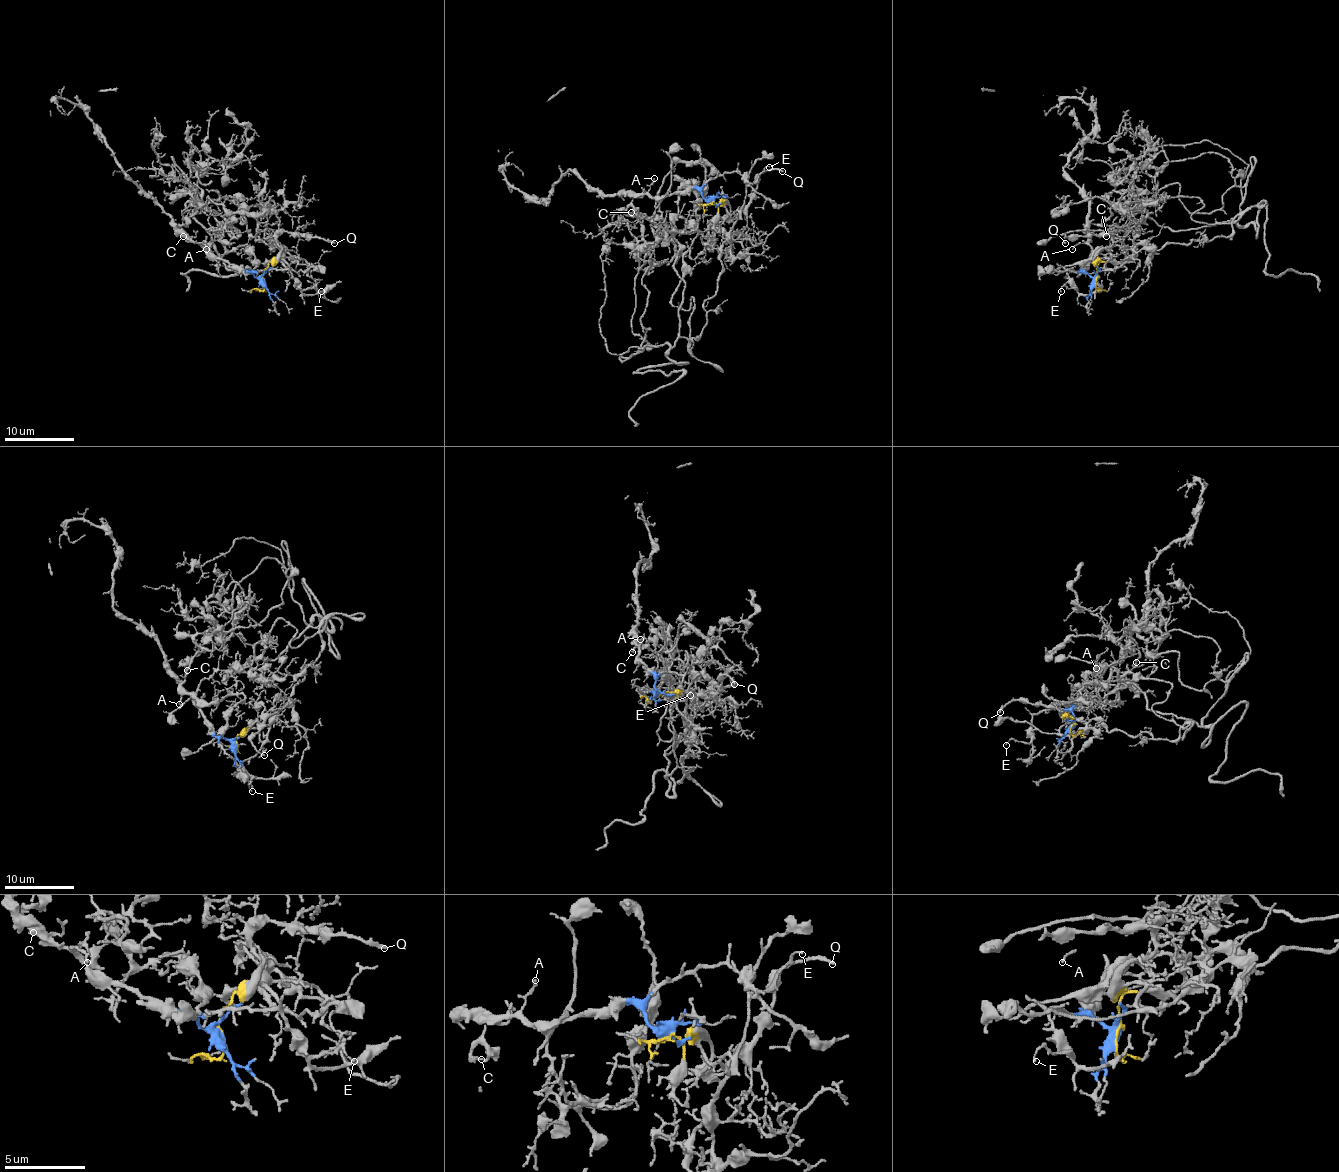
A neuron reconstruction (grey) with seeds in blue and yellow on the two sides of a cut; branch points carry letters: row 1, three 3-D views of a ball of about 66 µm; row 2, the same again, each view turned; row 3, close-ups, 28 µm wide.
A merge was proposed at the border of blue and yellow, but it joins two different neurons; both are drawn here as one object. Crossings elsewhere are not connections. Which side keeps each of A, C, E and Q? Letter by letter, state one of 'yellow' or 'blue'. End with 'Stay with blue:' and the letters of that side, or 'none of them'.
A: blue
C: yellow
E: blue
Q: yellow
Stay with blue: A, E

